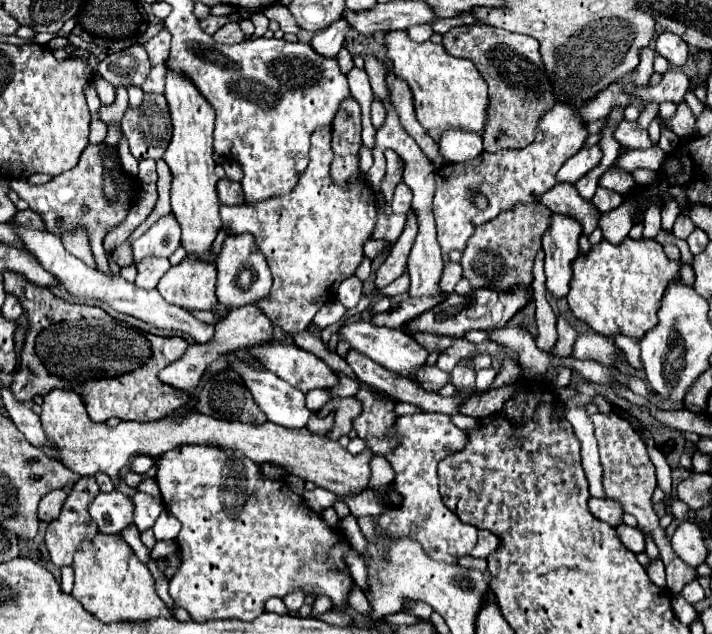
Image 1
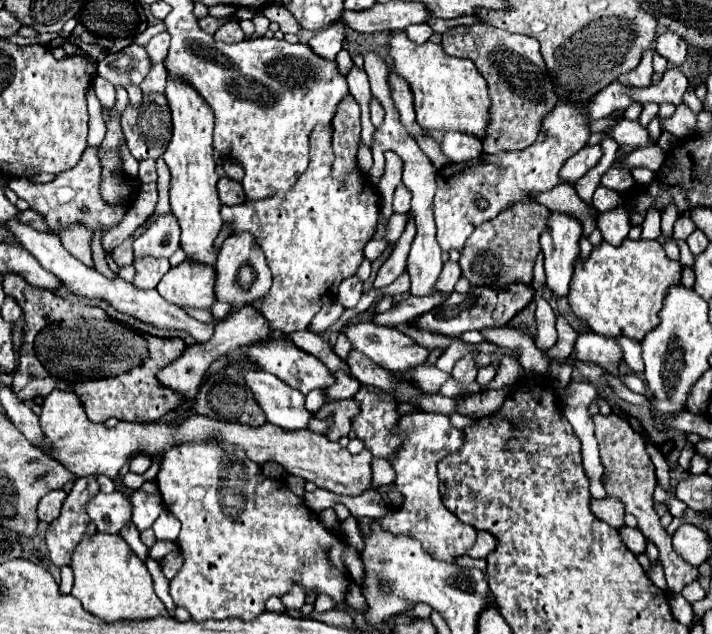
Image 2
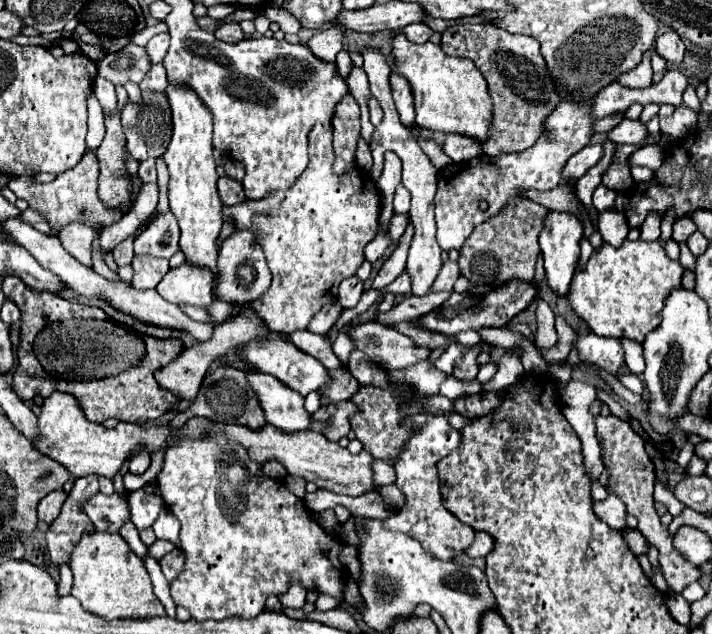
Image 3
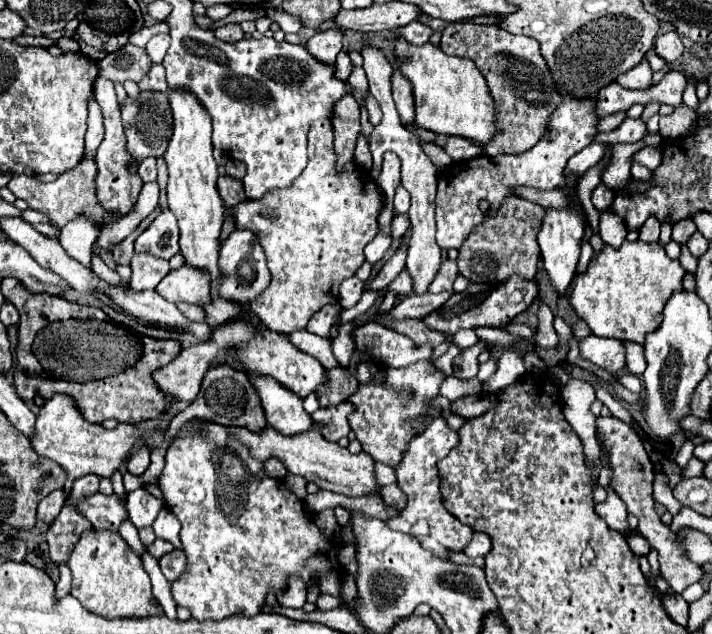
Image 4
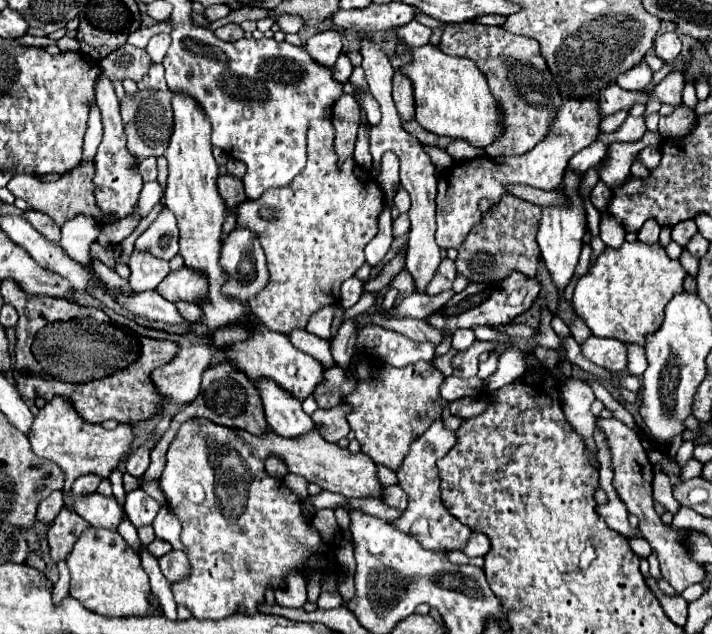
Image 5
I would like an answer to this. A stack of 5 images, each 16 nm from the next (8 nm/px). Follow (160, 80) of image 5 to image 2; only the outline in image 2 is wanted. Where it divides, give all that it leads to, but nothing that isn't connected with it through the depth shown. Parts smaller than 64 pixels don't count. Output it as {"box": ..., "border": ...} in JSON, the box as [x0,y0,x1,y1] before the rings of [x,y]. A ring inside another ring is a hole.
{"box":[140,64,166,92],"border":[[[154,64],[148,76],[140,84],[142,92],[164,92],[166,88],[166,68],[164,64]]]}

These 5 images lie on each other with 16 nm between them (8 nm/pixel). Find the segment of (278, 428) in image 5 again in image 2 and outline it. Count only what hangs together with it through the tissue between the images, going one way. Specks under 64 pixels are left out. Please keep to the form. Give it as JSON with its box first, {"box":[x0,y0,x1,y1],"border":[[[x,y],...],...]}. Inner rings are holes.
{"box":[240,366,310,432],"border":[[[242,366],[240,370],[246,374],[246,382],[270,424],[286,428],[288,432],[308,428],[310,412],[304,408],[304,396],[300,392],[268,372],[248,366]]]}

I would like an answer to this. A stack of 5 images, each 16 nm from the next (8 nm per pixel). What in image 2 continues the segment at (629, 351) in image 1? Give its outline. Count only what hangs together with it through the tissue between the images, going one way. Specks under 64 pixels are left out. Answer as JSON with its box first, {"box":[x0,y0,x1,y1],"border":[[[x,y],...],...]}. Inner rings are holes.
{"box":[616,338,644,372],"border":[[[616,338],[618,344],[622,344],[624,350],[624,360],[632,372],[642,372],[644,370],[644,360],[640,352],[640,342],[628,340],[628,338]]]}

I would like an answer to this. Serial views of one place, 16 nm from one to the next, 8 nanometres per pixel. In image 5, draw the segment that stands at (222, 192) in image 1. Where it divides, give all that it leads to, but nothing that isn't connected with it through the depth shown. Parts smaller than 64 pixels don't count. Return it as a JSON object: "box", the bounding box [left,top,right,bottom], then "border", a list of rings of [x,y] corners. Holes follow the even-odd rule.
{"box":[218,174,246,208],"border":[[[230,174],[218,176],[218,190],[220,190],[222,198],[226,200],[228,208],[234,208],[234,206],[238,206],[238,204],[242,204],[246,200],[242,180],[236,178],[236,176],[230,176]]]}

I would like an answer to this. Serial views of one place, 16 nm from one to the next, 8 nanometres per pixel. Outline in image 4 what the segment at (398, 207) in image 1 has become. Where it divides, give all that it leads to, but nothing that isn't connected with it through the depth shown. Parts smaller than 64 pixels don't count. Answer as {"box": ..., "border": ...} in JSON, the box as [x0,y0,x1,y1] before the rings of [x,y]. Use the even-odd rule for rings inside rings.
{"box":[394,186,410,212],"border":[[[398,186],[398,188],[396,188],[394,208],[396,208],[398,212],[408,212],[408,208],[410,208],[410,194],[404,190],[404,186]]]}

